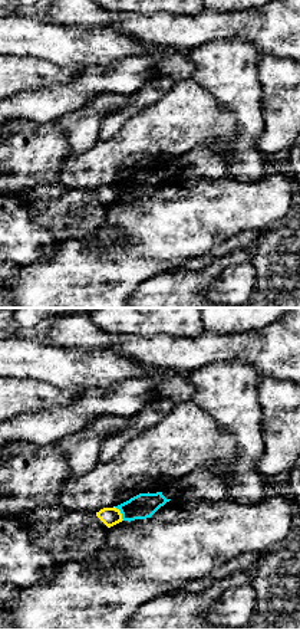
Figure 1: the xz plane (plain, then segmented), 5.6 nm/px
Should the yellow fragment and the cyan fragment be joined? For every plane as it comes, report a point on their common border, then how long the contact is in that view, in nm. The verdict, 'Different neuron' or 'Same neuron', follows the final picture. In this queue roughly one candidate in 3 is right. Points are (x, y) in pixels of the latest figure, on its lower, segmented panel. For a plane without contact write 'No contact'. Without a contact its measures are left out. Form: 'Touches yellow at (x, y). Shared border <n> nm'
Touches yellow at (119, 512). Shared border 100 nm

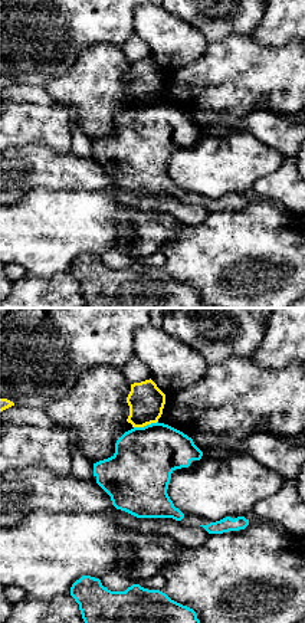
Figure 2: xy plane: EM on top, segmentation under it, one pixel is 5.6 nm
Touches yellow at (146, 425). Shared border 140 nm

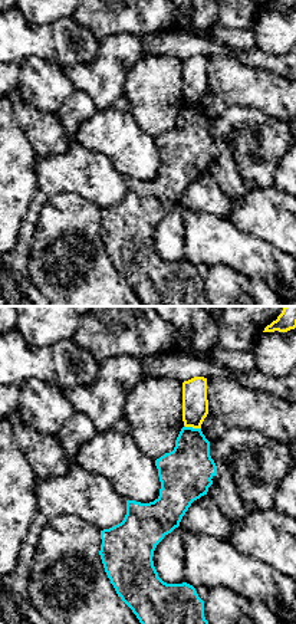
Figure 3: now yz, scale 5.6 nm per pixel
Touches yellow at (193, 427). Shared border 100 nm

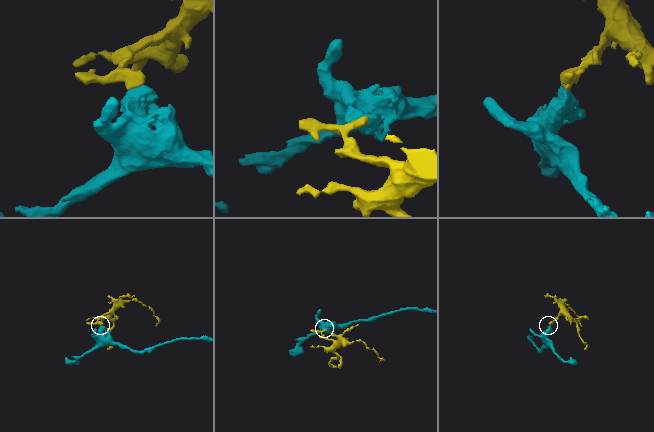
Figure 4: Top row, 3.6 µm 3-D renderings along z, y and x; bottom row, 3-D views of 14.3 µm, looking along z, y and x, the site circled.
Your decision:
Different neuron

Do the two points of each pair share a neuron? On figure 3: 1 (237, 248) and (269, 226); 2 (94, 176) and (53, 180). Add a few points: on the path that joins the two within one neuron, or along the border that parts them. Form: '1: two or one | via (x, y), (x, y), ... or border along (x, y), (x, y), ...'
1: two | border along (227, 219), (239, 229), (269, 242), (280, 252)
2: one | via (84, 173), (63, 173)

